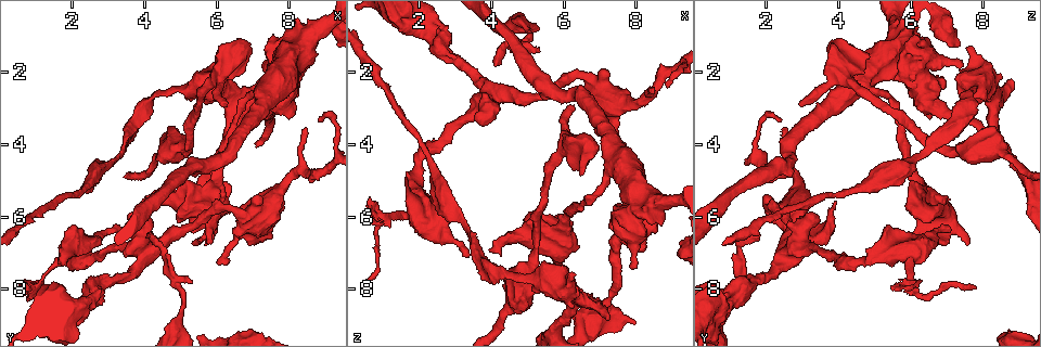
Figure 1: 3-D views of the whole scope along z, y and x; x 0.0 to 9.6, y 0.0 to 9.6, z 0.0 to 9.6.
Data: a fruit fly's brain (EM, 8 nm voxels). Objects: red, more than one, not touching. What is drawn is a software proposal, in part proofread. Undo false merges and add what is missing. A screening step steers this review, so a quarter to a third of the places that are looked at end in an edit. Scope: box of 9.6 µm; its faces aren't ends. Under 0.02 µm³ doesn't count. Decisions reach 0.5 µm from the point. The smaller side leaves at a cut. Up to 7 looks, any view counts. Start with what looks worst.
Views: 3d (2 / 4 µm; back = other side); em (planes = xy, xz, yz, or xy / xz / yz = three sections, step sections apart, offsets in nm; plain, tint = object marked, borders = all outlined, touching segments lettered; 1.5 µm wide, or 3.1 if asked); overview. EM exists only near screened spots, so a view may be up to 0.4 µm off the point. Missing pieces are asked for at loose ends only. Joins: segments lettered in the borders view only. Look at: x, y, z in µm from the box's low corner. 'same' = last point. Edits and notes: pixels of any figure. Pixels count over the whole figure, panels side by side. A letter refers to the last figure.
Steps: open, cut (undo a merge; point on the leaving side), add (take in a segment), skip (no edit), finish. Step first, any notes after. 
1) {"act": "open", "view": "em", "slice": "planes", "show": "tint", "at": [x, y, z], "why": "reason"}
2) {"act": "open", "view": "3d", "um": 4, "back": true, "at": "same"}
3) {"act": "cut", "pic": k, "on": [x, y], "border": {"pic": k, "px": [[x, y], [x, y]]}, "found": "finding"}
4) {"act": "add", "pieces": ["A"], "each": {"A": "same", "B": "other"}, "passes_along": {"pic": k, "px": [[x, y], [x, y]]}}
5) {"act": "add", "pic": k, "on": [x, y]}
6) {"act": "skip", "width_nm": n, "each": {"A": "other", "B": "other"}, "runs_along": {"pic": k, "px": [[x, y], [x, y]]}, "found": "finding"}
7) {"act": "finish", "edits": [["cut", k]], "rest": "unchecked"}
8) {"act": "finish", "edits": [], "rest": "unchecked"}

{"act": "open", "view": "3d", "um": 2, "back": true, "at": [6.25, 2.85, 2.90], "why": "branch stops here"}

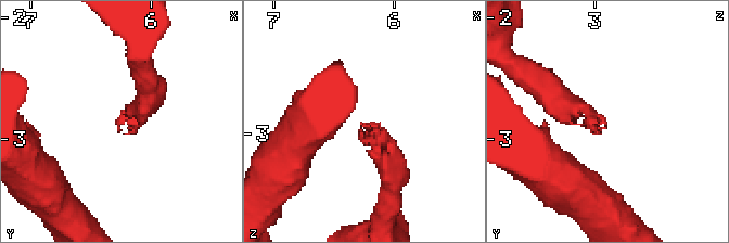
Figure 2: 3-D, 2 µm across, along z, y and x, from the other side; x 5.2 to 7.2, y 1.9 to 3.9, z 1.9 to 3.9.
{"act": "open", "view": "em", "slice": "planes", "show": "plain", "at": [6.24, 2.84, 2.90], "why": "shape alone is not enough"}

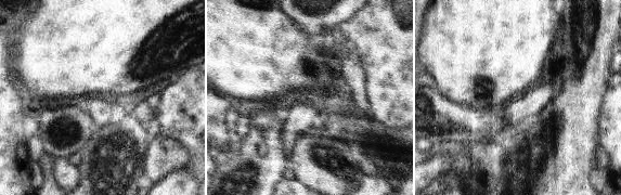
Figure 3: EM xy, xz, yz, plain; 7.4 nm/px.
{"act": "open", "view": "em", "slice": "planes", "show": "borders", "at": "same"}

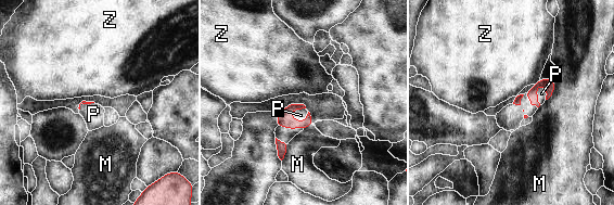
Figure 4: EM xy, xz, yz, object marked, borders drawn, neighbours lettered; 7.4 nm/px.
{"act": "add", "pieces": ["P"], "each": {"M": "other", "P": "same", "Z": "other"}, "passes_along": {"pic": 4, "px": [[284, 119], [298, 120], [301, 115]]}, "found": "the neuron continues"}

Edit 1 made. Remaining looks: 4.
{"act": "open", "view": "overview"}

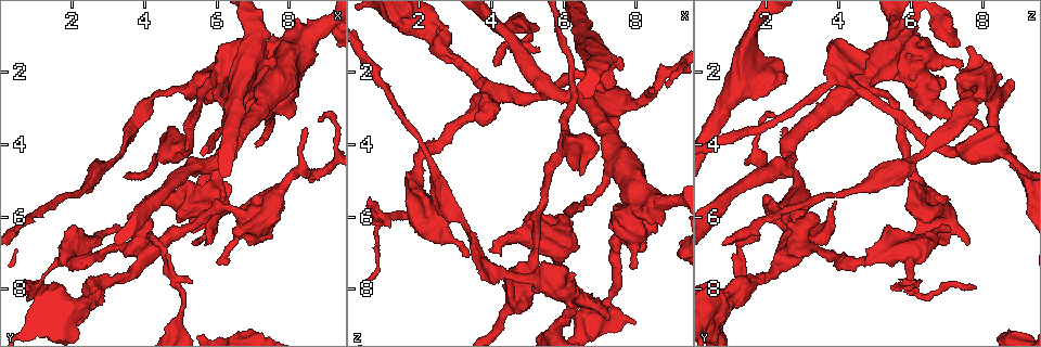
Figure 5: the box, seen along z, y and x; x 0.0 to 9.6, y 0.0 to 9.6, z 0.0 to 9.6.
{"act": "open", "view": "em", "slice": "planes", "show": "tint", "at": [7.05, 3.95, 8.45], "why": "free end"}

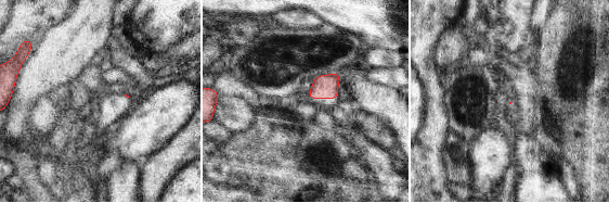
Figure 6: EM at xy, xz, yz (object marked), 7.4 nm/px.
{"act": "open", "view": "em", "slice": "planes", "show": "borders", "at": "same", "why": "what lies round it"}

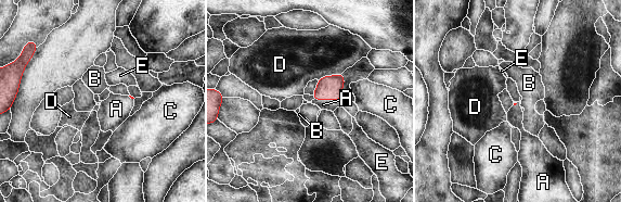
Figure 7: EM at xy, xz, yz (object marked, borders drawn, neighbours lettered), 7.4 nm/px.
{"act": "add", "pieces": ["A"], "each": {"A": "same", "B": "other", "C": "other", "D": "other", "E": "other"}, "passes_along": {"pic": 7, "px": [[328, 87], [327, 99], [323, 104]]}, "found": "it goes on there"}

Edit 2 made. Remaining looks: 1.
{"act": "open", "view": "em", "slice": "planes", "show": "borders", "at": [6.25, 2.05, 8.45], "why": "free end"}

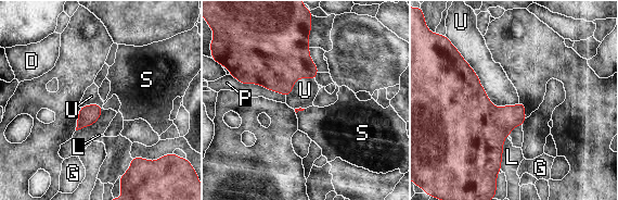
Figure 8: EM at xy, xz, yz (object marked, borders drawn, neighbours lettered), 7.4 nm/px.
{"act": "skip", "each": {"D": "other", "G": "other", "L": "other", "P": "other", "S": "other", "U": "other"}, "border": {"pic": 8, "px": [[461, 54], [496, 107], [518, 102]]}, "found": "no lettered segment goes on from it"}

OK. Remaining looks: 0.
{"act": "finish", "edits": [["add", 4], ["add", 7]], "rest": "unchecked"}

